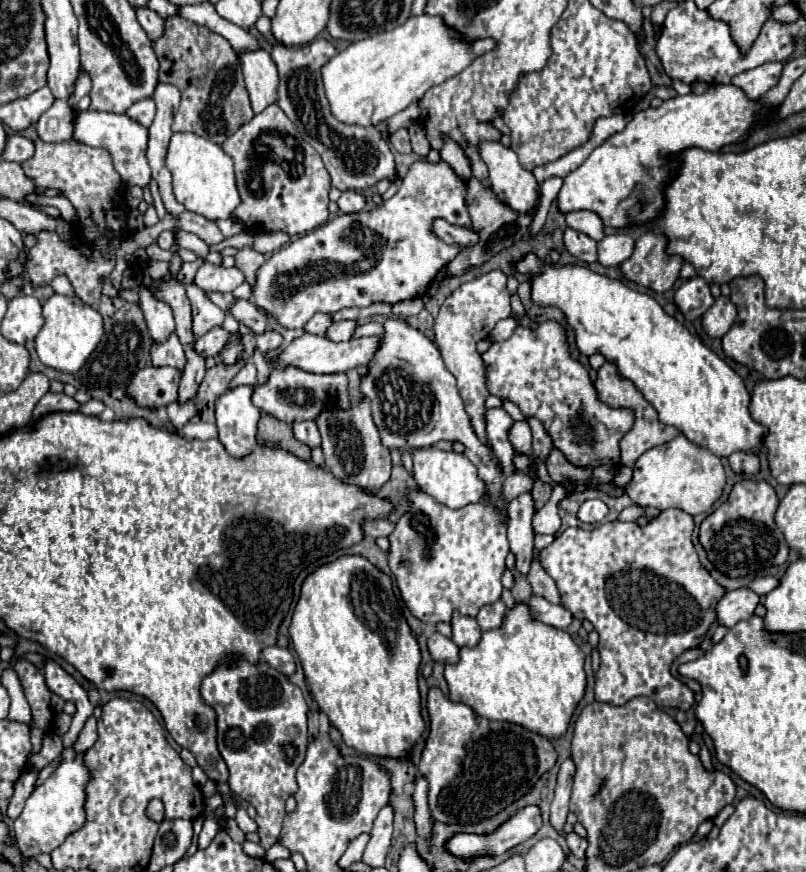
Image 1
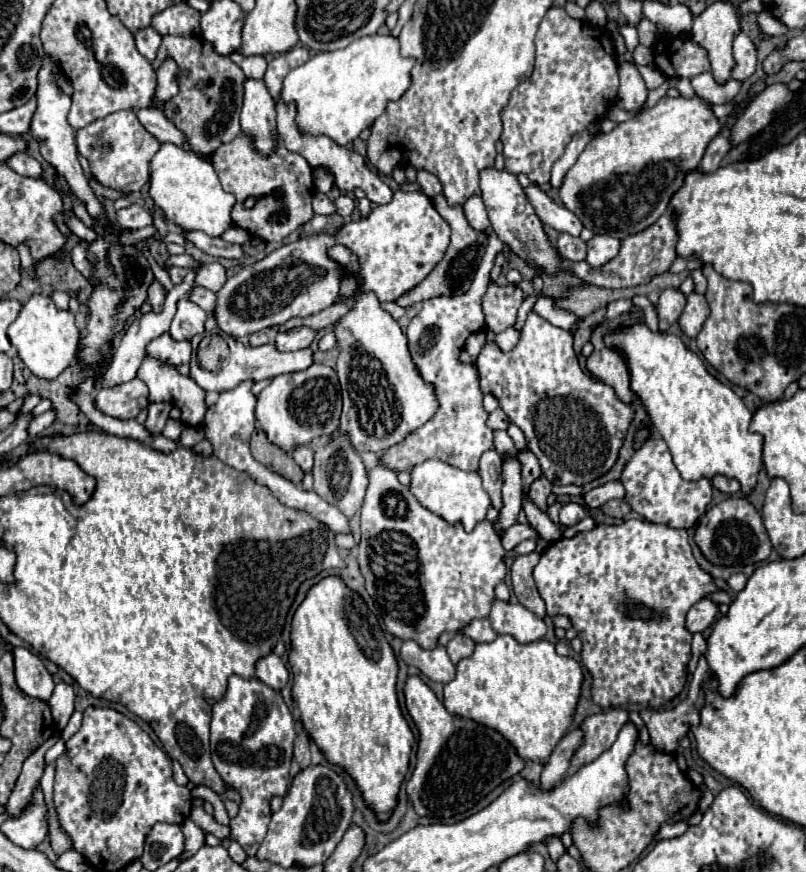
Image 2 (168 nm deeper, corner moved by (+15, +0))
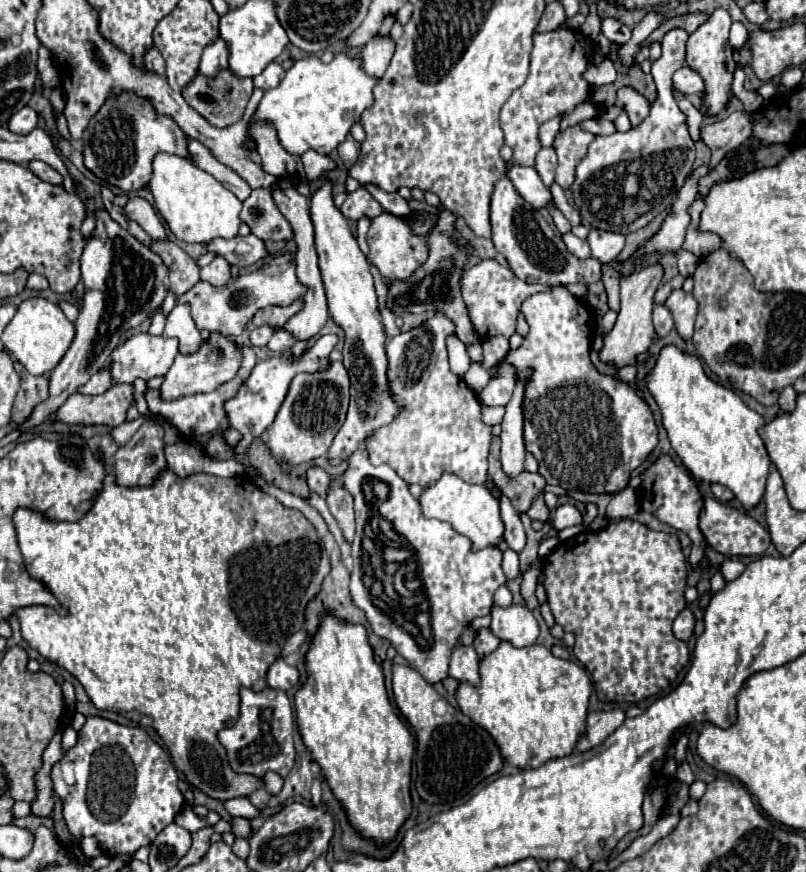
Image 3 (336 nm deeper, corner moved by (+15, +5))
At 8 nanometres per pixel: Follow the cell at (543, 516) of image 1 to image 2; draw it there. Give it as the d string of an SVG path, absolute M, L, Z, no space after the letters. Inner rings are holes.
M515 523L513 527L509 527L509 531L503 535L503 547L505 549L513 549L517 543L525 541L525 539L537 539L539 533L529 525L529 523Z

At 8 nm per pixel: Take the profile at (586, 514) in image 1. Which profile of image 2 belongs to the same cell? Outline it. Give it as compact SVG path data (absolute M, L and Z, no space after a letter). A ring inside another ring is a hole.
M567 503L567 505L561 509L561 513L559 513L561 525L567 525L567 527L577 525L577 523L583 521L585 517L587 517L587 511L585 511L585 507L579 505L579 503Z

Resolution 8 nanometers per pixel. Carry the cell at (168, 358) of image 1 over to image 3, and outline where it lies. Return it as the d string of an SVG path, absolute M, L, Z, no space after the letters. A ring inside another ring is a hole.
M239 346L241 350L241 370L237 372L237 376L225 384L221 384L219 388L215 388L213 392L207 392L207 394L193 394L193 396L185 396L185 398L179 398L179 400L171 400L171 402L165 402L159 398L159 390L151 390L145 394L147 398L147 404L149 404L149 410L153 414L159 414L163 416L169 424L173 424L179 434L183 436L183 440L191 440L193 436L205 436L209 434L211 438L207 440L207 446L205 446L205 452L209 458L213 460L237 460L237 462L245 462L245 456L243 454L237 454L233 452L233 446L229 446L223 438L223 432L229 428L229 418L225 414L225 408L223 404L229 400L229 398L235 398L237 396L237 390L241 388L241 384L245 382L245 378L249 378L253 366L257 364L257 356L253 352L253 348L249 346Z

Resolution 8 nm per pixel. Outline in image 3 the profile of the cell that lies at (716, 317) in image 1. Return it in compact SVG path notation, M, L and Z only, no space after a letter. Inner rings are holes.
M673 290L665 300L665 306L669 306L669 312L673 314L675 330L679 332L679 336L683 340L689 340L693 336L693 326L697 318L697 300L683 290Z

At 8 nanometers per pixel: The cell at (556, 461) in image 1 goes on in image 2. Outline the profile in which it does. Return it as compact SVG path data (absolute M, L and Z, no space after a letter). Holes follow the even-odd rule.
M541 475L539 479L535 479L529 487L529 497L533 499L533 503L541 509L547 511L547 497L551 495L551 483L545 479L545 475Z

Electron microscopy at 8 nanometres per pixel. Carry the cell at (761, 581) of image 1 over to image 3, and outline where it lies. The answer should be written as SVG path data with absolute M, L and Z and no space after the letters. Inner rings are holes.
M613 520L599 532L583 532L573 542L561 542L543 558L545 590L553 618L563 630L575 634L573 654L585 666L603 702L641 702L667 688L689 662L687 644L677 640L671 624L685 608L683 588L687 560L675 534L653 532L633 520Z

